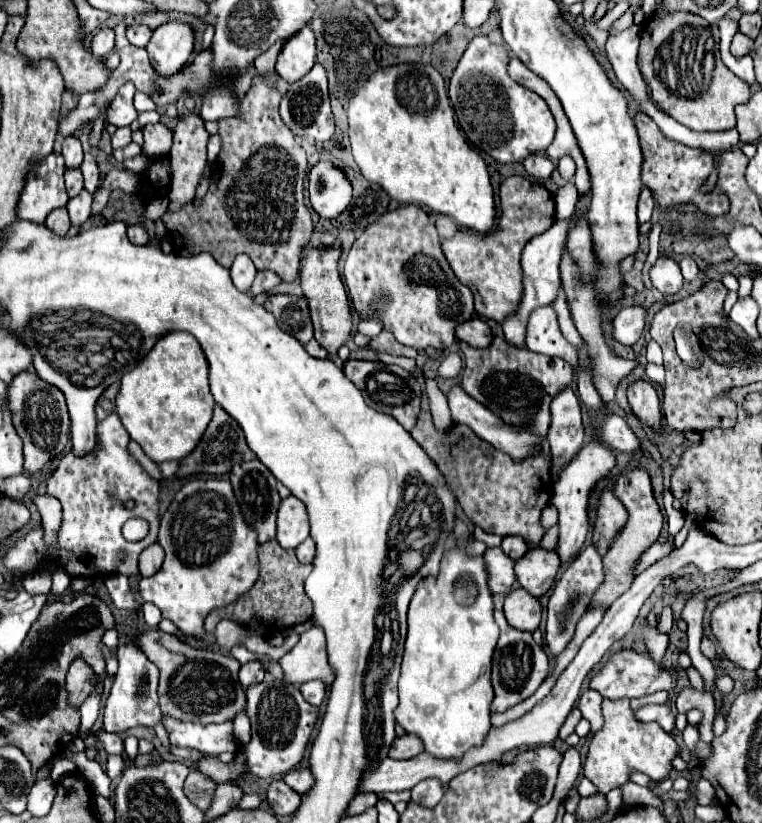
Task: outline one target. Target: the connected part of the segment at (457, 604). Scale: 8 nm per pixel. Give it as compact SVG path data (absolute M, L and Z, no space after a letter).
M464 544L454 546L442 558L440 574L436 578L424 578L410 602L408 610L408 636L402 660L402 674L398 680L400 704L394 710L396 722L408 732L416 734L424 742L424 750L442 760L456 760L474 746L480 746L488 736L490 704L494 690L490 684L490 662L498 642L498 626L494 622L492 592L486 584L486 568L482 558L468 558Z

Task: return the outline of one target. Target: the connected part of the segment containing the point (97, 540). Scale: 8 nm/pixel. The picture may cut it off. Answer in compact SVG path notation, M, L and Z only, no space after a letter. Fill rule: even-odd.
M116 414L108 416L104 422L98 424L98 436L102 442L102 448L94 448L90 454L76 458L72 452L68 452L62 460L60 466L56 468L56 472L50 476L46 490L48 494L56 496L62 502L62 526L58 532L58 542L54 548L54 560L70 574L70 576L116 576L116 574L138 574L138 556L144 548L148 548L150 544L156 542L158 536L158 490L160 484L150 478L142 466L128 454L126 446L130 442L130 436L126 432L126 428L122 426L120 418ZM126 500L136 500L136 508L134 510L126 510L124 502ZM130 518L144 518L150 524L150 532L146 538L142 538L140 542L128 542L122 536L122 524Z

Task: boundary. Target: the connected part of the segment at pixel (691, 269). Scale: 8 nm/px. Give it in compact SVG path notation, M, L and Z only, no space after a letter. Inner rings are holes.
M686 256L686 258L682 258L680 260L680 268L682 268L682 276L684 276L684 280L688 280L688 282L692 282L696 276L698 276L698 264L694 262L694 258L690 258L690 256Z

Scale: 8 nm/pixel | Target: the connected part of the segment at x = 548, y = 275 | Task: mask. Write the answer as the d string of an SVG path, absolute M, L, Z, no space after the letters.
M556 220L544 234L538 234L528 242L528 246L522 252L522 266L524 266L524 296L520 302L520 308L514 316L510 316L504 322L504 336L510 344L516 348L526 348L524 346L524 330L528 316L534 308L546 306L556 298L558 286L560 286L560 258L564 254L566 242L568 242L568 232L570 232L570 220Z

